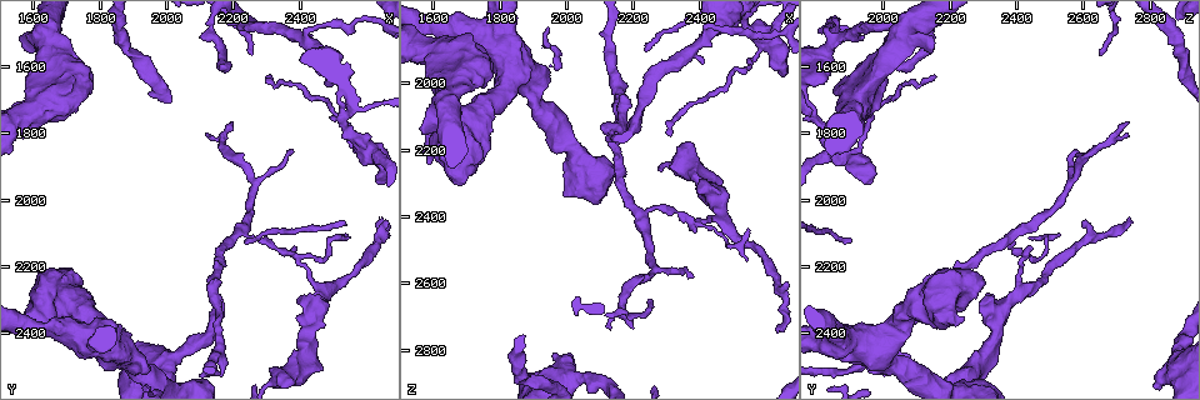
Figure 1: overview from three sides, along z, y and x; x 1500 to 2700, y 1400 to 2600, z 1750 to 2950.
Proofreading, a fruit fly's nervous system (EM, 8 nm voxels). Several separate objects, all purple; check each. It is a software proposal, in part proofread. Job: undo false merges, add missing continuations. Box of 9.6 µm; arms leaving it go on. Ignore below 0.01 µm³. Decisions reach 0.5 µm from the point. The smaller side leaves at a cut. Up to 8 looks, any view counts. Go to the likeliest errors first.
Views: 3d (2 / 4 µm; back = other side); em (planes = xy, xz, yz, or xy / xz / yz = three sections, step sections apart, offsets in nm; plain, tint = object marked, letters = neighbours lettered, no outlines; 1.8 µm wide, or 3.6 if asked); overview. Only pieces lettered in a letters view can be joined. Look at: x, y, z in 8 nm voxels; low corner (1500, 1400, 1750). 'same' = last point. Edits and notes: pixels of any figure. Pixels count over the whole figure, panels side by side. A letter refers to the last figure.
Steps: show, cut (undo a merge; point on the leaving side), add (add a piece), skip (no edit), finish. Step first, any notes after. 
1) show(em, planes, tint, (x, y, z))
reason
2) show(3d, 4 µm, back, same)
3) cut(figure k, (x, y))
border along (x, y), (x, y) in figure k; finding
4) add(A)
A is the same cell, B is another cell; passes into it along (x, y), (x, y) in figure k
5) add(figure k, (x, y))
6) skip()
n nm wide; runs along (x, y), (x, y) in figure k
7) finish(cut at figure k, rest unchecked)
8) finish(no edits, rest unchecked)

show(em, xz, step 8, tint, (2400, 2180, 2420))
abrupt turn

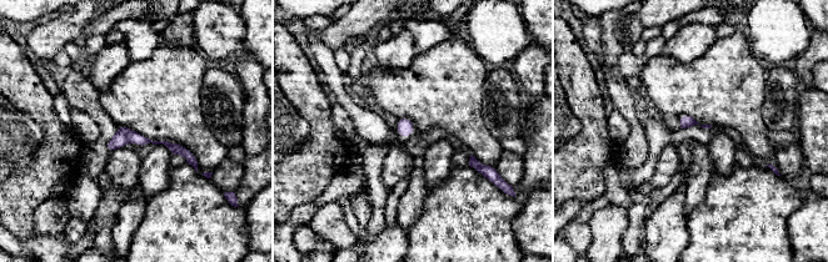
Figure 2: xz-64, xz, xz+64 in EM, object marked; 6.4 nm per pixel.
show(em, planes, letters, same)

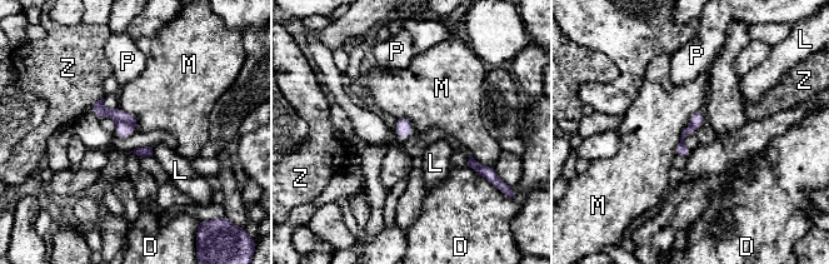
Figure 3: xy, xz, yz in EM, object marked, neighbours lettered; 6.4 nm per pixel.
cut(figure 3, (116, 114))
D, L, M, P and Z are other cells; border along (115, 120), (123, 120), (135, 128) in figure 3; two neurons meet here

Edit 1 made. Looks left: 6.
show(em, planes, letters, (2160, 1600, 2040))
long arm stops here

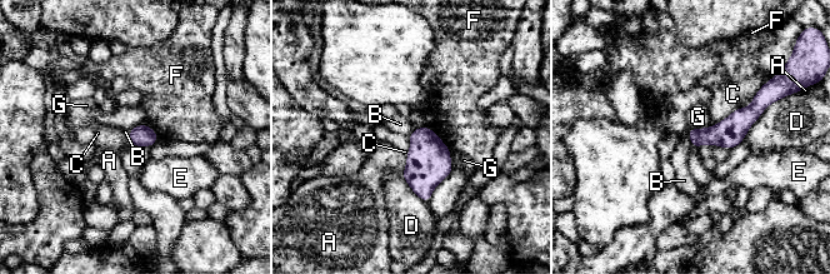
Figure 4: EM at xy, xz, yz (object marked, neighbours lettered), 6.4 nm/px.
skip()
130 nm wide; A, B, C, D, E, F and G are other cells; border along (685, 130), (693, 147) in figure 4; none of them fits

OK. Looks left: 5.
show(overview)
see it whole again

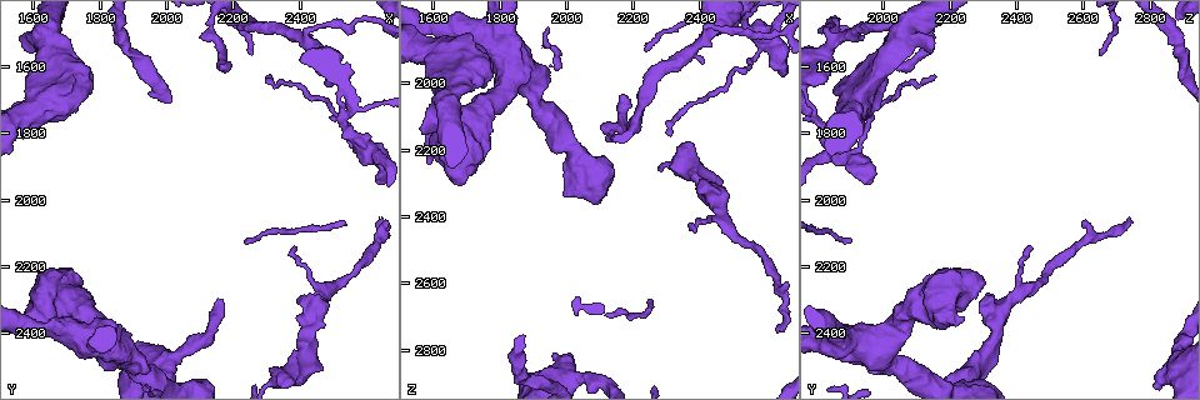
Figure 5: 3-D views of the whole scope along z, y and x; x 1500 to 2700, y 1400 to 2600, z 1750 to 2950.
show(em, xy, step 4, tint, (2600, 1840, 1870))
calibre changes

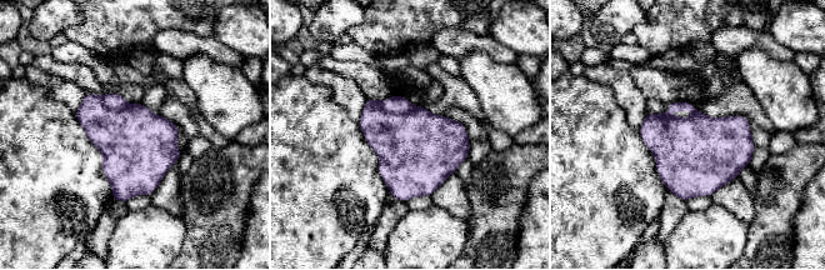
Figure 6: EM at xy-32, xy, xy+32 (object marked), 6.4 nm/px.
show(em, planes, letters, same)

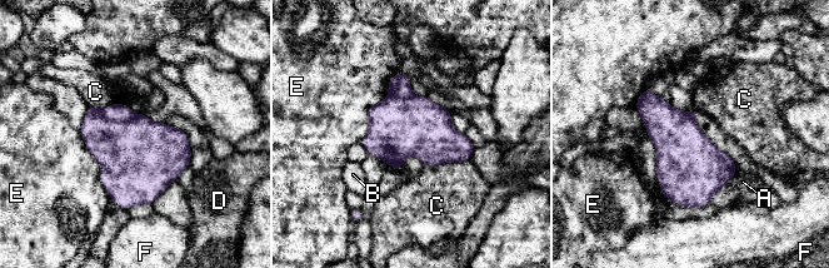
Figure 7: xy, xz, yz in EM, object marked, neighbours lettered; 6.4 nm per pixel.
cut(figure 7, (130, 153))
A, B, C, D, E and F are other cells; border along (101, 109), (109, 119), (124, 122) in figure 7; two neurons meet here

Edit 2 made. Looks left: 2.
finish(cut at figure 3, cut at figure 7, rest unchecked)

